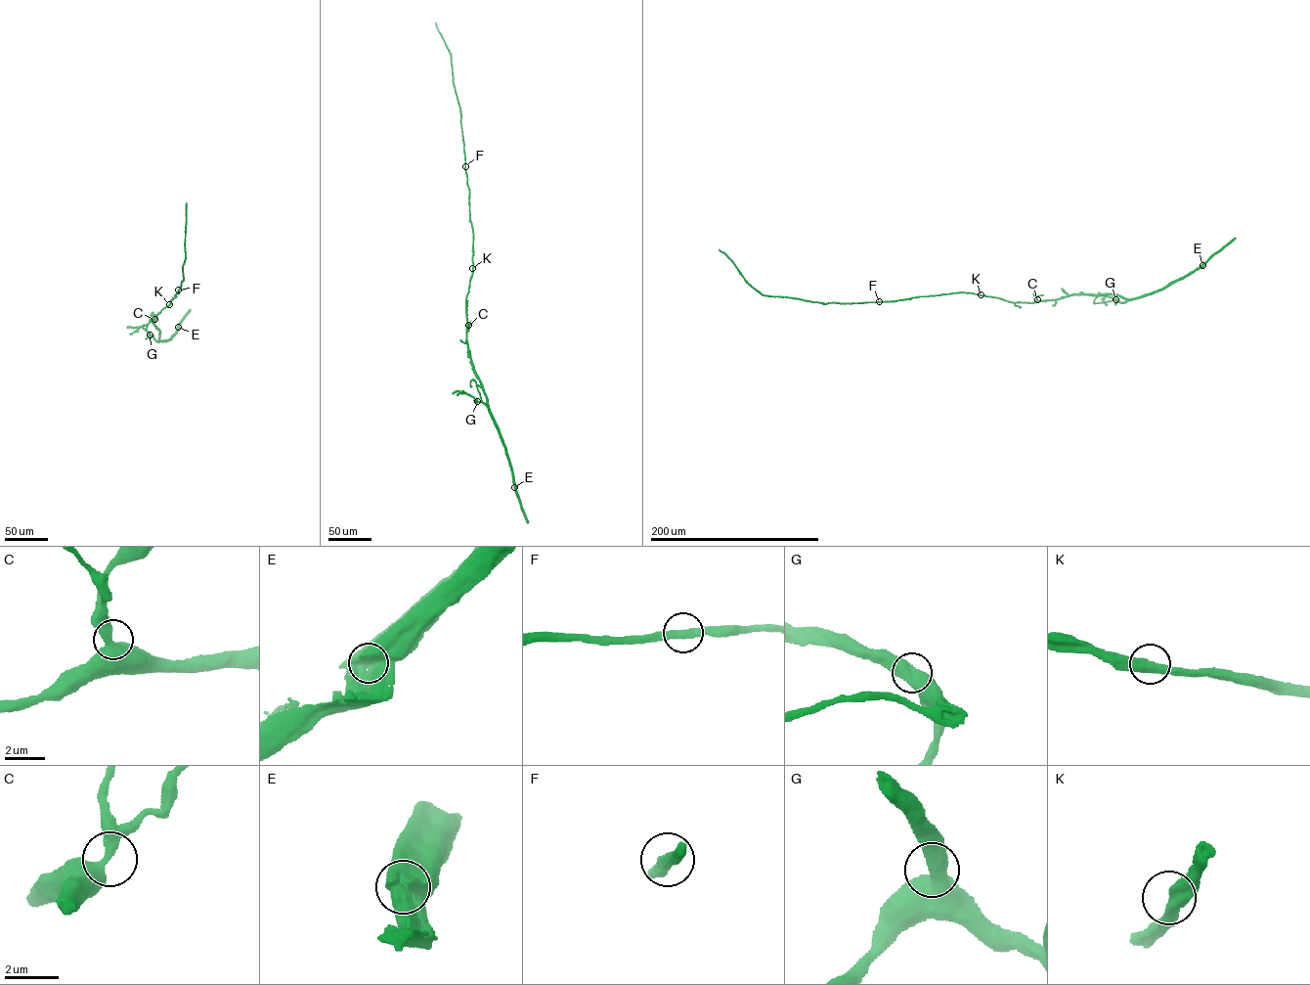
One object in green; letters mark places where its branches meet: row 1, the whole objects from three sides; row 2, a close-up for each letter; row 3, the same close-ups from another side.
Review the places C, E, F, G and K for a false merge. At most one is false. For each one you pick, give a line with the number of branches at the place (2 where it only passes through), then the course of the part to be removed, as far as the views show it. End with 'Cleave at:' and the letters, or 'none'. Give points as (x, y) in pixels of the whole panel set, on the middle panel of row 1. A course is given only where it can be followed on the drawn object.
Cleave at: none

